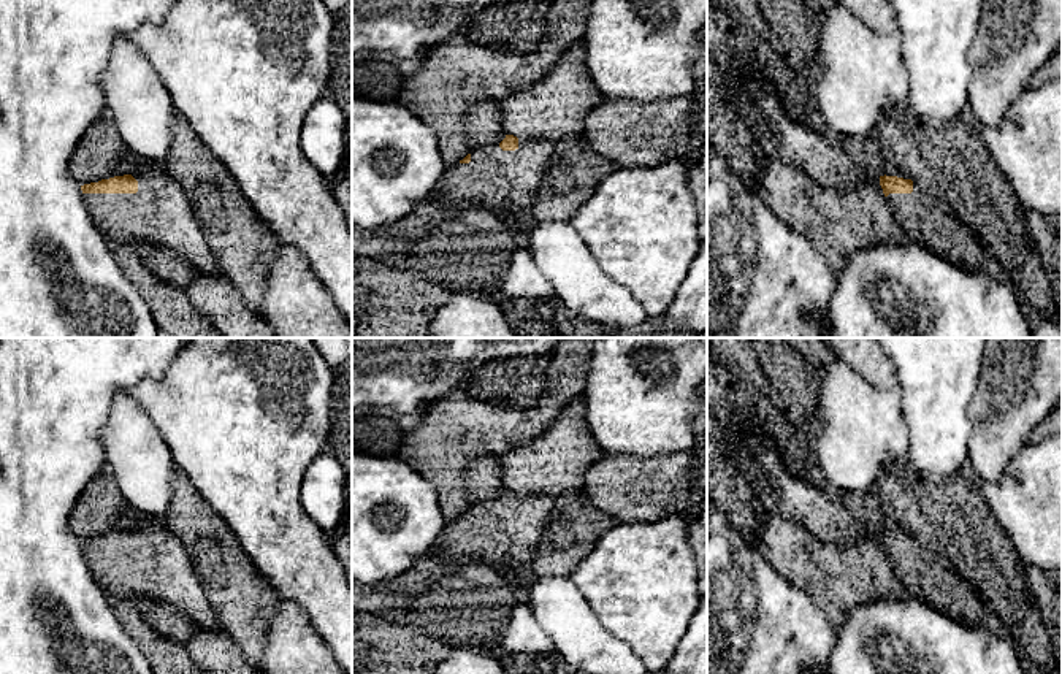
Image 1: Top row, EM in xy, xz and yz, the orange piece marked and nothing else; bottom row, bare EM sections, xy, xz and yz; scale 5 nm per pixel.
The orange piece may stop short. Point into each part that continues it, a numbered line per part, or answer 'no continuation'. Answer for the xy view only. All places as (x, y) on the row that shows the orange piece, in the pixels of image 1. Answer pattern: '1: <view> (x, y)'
1: xy (159, 213)

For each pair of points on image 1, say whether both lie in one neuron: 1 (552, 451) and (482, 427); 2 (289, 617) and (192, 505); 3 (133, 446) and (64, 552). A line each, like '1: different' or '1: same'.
1: different
2: different
3: different

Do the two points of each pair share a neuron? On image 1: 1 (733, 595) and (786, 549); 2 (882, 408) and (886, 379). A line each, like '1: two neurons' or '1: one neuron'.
1: two neurons
2: two neurons

